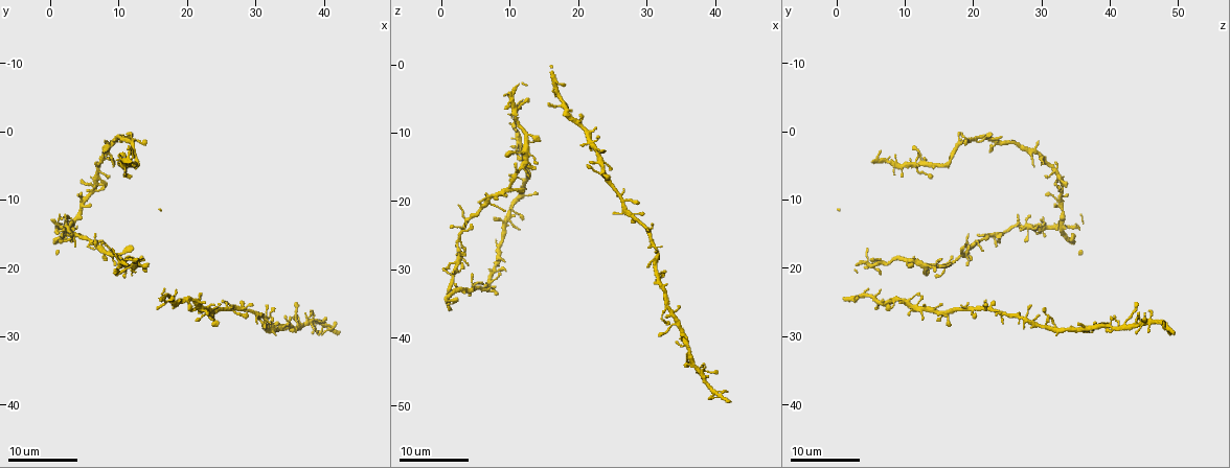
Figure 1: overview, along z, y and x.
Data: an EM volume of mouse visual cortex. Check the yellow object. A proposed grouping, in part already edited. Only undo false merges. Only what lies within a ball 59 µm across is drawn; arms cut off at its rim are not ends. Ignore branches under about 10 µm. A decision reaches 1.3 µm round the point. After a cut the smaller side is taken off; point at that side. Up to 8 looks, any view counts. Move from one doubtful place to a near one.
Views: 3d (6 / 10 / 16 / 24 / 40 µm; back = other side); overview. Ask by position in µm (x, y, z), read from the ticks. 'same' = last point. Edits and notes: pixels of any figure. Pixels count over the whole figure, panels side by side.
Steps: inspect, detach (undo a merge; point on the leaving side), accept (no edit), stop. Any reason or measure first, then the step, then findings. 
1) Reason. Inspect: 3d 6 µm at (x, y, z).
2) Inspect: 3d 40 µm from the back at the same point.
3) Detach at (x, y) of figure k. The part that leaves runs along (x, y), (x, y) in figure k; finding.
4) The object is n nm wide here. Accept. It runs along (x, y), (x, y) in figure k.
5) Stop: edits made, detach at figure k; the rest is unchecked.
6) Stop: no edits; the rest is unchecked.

Inspect: 3d 16 µm at (9.0, 1.0, 22.5).

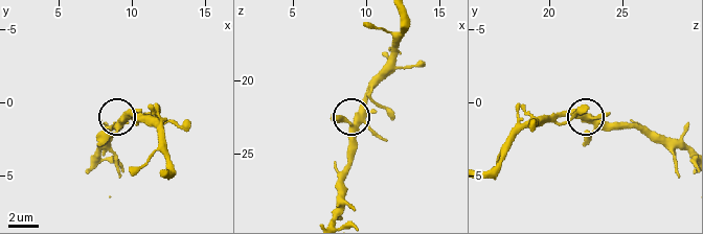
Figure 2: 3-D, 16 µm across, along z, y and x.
Closer look. Inspect: 3d 6 µm at (9.2, 1.2, 23.0).

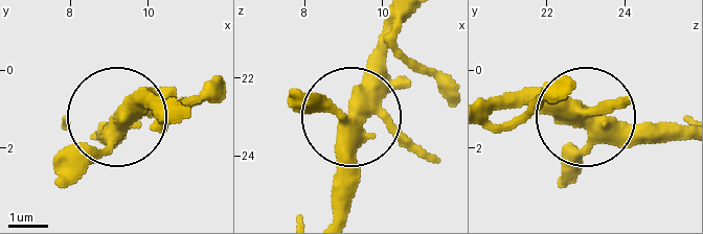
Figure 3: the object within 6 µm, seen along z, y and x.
4 arms meet here. Accept. Continuous, no second neuron.

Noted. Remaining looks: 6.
A narrow waist. Inspect: 3d 24 µm at (6.0, 8.0, 32.5).

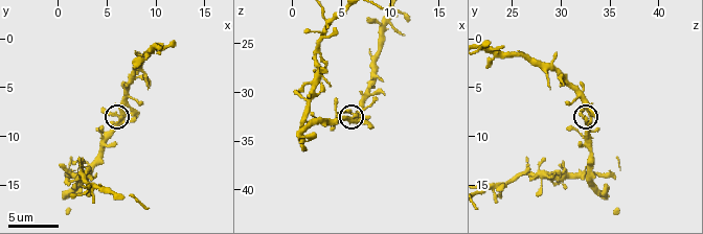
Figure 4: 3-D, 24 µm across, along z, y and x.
Inspect: 3d 10 µm at (6.4, 8.0, 32.6).

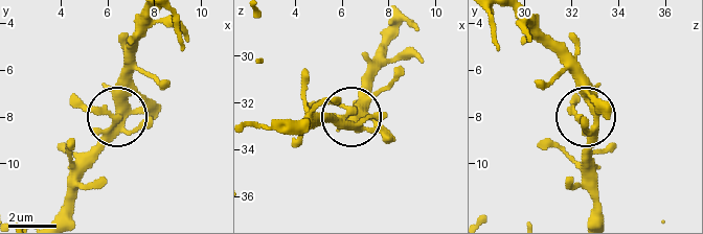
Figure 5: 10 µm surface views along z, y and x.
4 arms meet here. Accept. Continuous, no second neuron.

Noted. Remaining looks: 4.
Inspect: 3d 16 µm at (8.4, 2.6, 27.4).

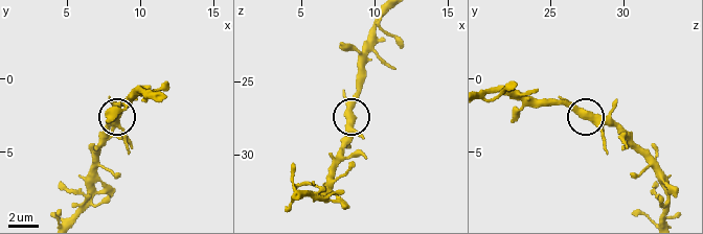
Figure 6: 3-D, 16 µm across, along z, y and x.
Accept. One neuron here.

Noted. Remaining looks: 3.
Side arm on a straight run. Inspect: 3d 16 µm at (11.5, 19.0, 10.0).

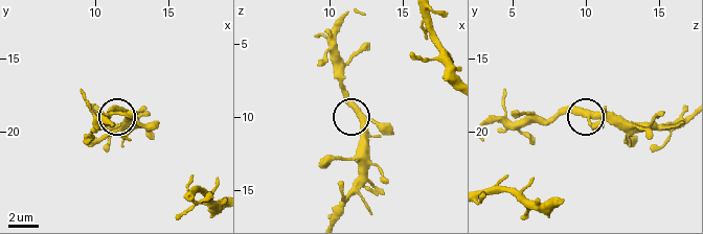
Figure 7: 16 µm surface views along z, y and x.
Zoom in. Inspect: 3d 10 µm at (12.0, 18.8, 9.8).

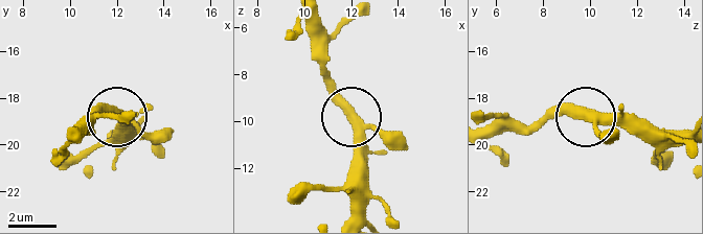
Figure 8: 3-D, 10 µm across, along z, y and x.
Inspect: 3d 10 µm from the back at (11.9, 18.7, 9.9).

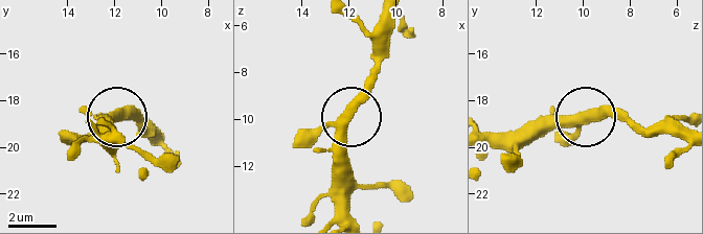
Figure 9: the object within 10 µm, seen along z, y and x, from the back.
The side arm is 74 µm long. Accept. It runs along (349, 115), (370, 71), (388, 48) in figure 9; all the same neuron.

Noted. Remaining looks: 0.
Stop: no edits; the rest is unchecked.

